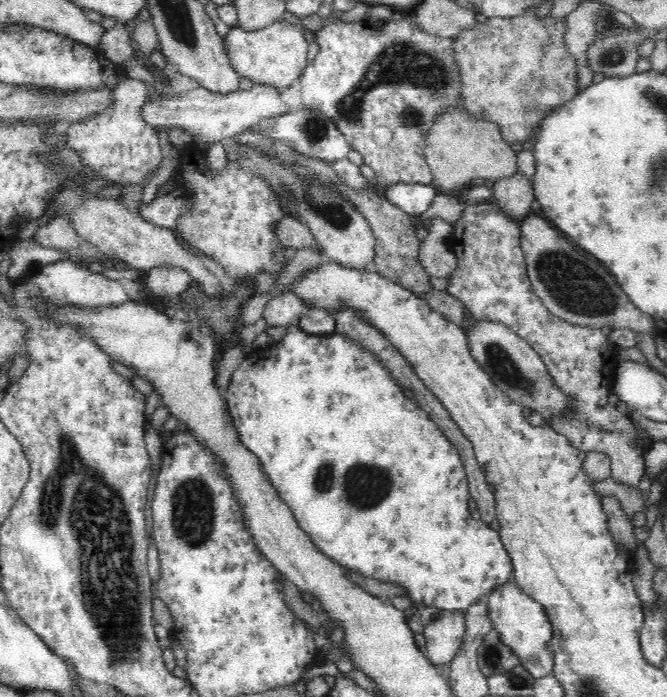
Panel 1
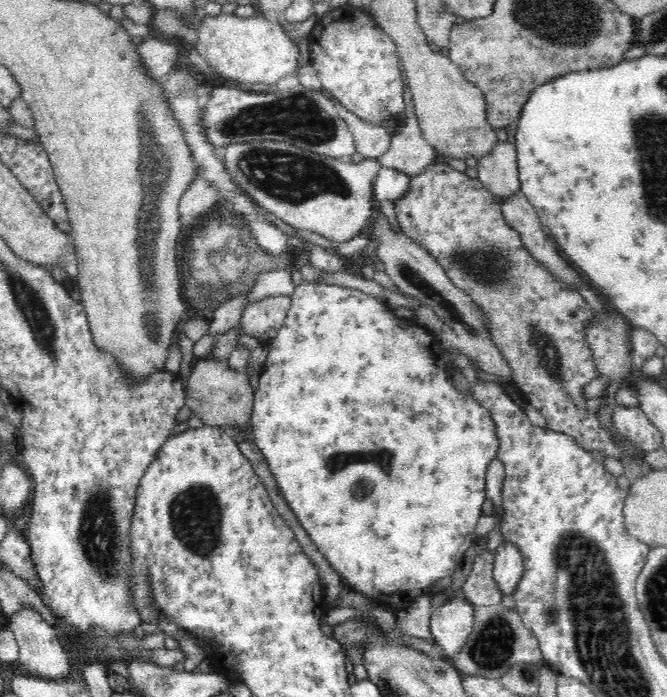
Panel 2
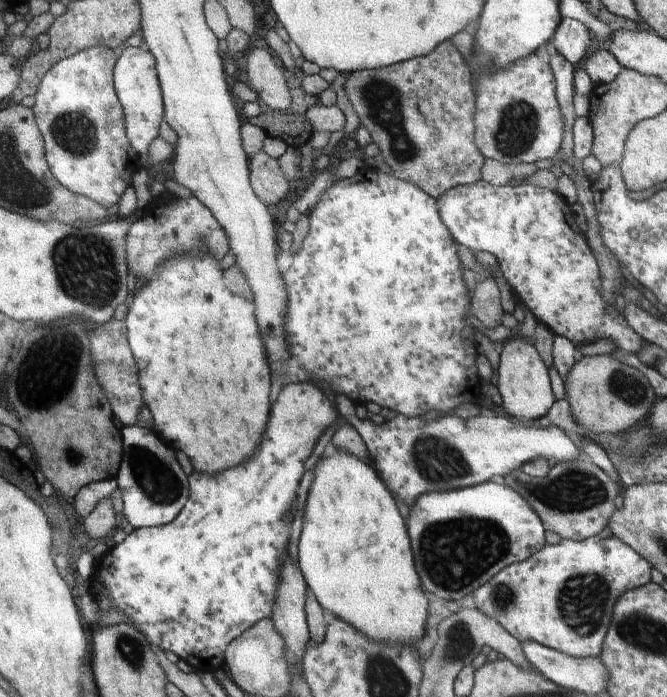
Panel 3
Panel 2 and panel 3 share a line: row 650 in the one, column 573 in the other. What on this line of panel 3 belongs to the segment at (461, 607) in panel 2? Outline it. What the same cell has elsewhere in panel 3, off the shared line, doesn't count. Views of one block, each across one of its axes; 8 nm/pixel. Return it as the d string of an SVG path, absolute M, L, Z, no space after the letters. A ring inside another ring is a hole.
M345 394L336 396L336 408L340 414L347 418L348 422L361 434L365 443L369 446L372 467L379 474L380 478L389 486L397 500L401 500L409 508L417 504L417 500L429 492L447 492L479 485L488 482L492 476L505 476L511 470L535 460L543 458L547 462L573 462L577 458L577 448L573 442L567 438L563 430L549 426L549 428L536 428L533 426L523 426L511 419L495 416L491 412L481 411L477 416L463 420L451 414L440 416L439 420L423 420L421 416L417 418L407 418L397 414L391 421L384 421L381 425L373 424L367 417L364 420L357 418L355 403Z

